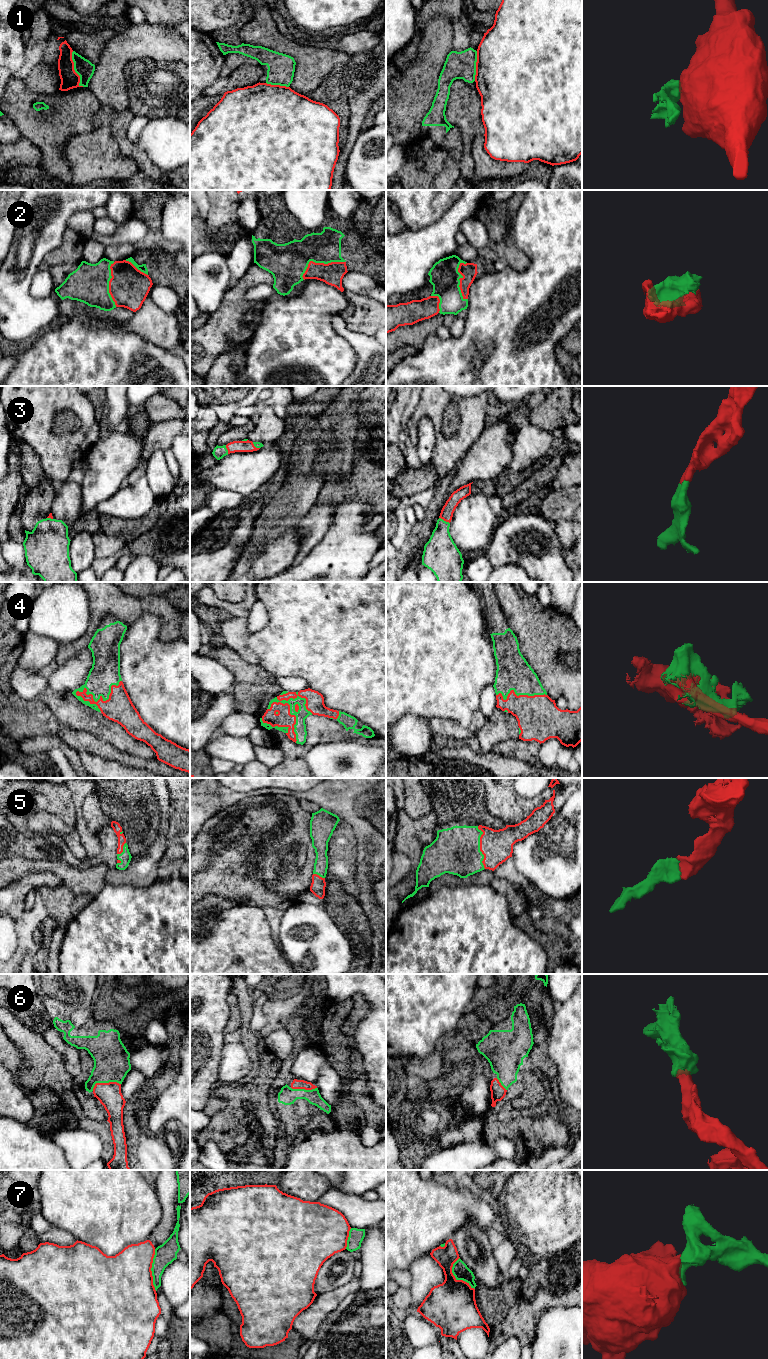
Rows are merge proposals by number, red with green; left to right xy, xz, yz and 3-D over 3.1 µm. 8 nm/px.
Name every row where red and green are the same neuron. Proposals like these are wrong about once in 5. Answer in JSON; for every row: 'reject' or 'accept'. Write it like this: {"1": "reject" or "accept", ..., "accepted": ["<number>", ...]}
{"1": "reject", "2": "accept", "3": "accept", "4": "accept", "5": "accept", "6": "accept", "7": "reject", "accepted": ["2", "3", "4", "5", "6"]}

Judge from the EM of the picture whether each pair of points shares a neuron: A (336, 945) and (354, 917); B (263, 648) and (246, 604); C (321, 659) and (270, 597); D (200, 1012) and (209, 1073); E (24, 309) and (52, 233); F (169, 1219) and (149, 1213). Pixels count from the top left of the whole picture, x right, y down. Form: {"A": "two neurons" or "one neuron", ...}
{"A": "two neurons", "B": "two neurons", "C": "one neuron", "D": "one neuron", "E": "one neuron", "F": "two neurons"}

